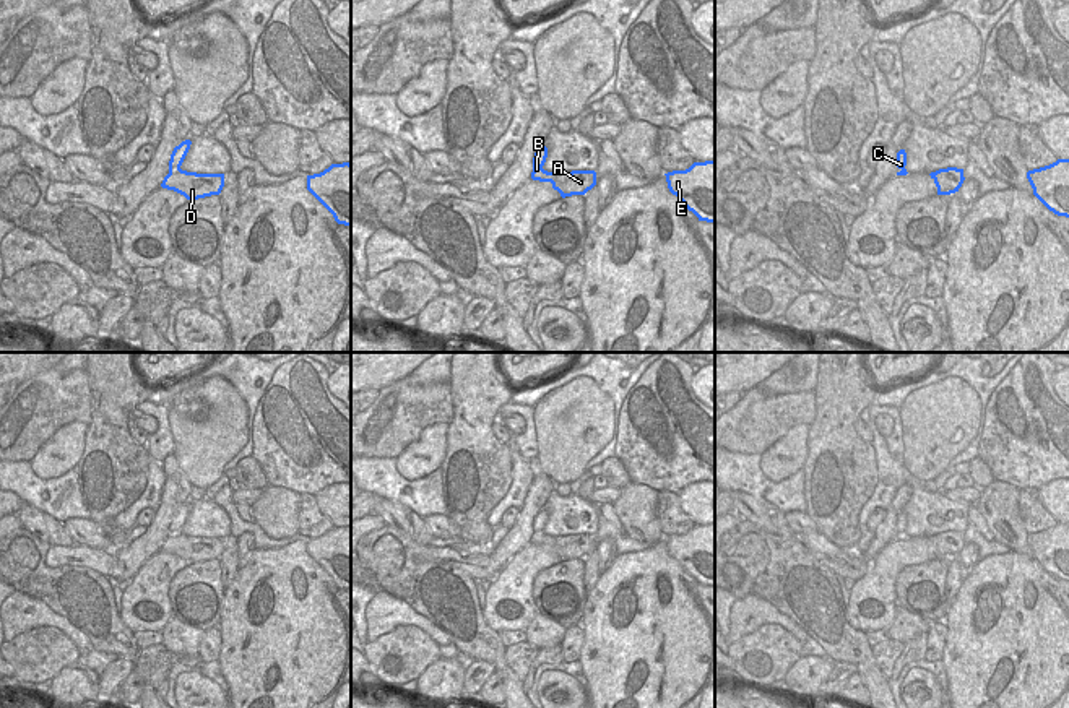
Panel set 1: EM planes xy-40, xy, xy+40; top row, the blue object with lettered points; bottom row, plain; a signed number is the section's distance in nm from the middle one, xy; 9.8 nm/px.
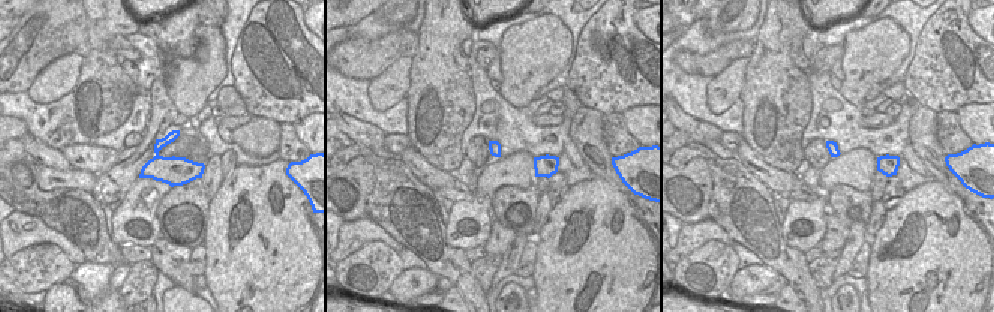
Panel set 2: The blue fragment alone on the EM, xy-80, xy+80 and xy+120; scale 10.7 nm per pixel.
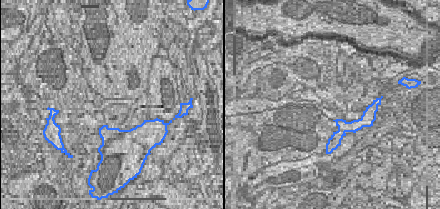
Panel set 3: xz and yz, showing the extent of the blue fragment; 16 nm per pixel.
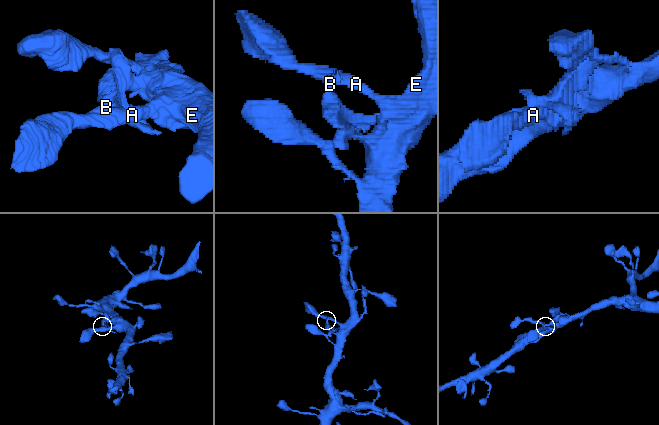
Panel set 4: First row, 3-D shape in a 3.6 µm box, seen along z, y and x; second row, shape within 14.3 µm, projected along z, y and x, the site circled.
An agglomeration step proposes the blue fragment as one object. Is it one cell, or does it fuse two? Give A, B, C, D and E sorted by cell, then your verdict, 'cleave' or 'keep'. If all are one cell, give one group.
A B C D E; keep

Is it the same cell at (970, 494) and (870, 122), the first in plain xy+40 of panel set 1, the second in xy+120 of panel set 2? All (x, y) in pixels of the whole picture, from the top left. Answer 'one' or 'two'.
one

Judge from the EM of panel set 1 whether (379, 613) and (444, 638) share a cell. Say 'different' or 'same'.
same

